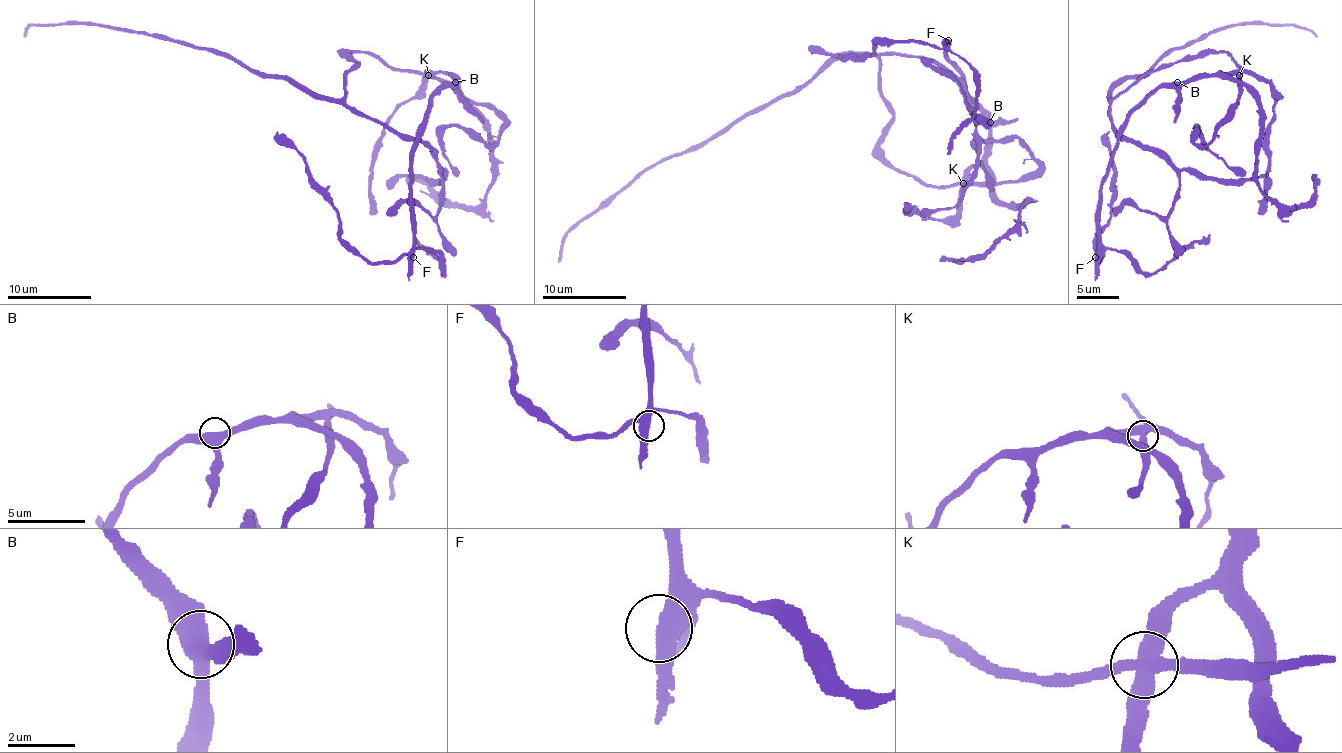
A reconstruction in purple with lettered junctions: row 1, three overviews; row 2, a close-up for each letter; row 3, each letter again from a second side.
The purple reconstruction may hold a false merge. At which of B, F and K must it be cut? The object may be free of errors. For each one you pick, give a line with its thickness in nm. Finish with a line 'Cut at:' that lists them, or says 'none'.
K: Thickness 440 nm
Cut at: K

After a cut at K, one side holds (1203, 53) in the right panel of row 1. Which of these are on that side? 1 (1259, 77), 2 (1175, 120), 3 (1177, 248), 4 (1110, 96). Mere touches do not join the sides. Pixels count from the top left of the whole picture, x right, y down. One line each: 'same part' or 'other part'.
1: other part
2: other part
3: same part
4: same part

